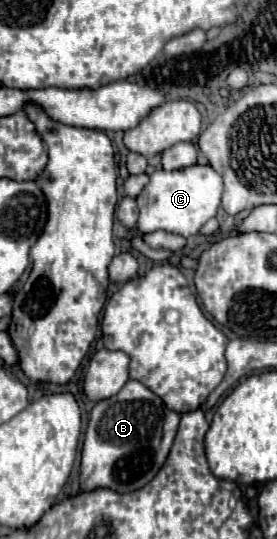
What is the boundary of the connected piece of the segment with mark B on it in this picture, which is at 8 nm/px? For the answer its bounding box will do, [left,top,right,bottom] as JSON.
[80,379,180,493]

